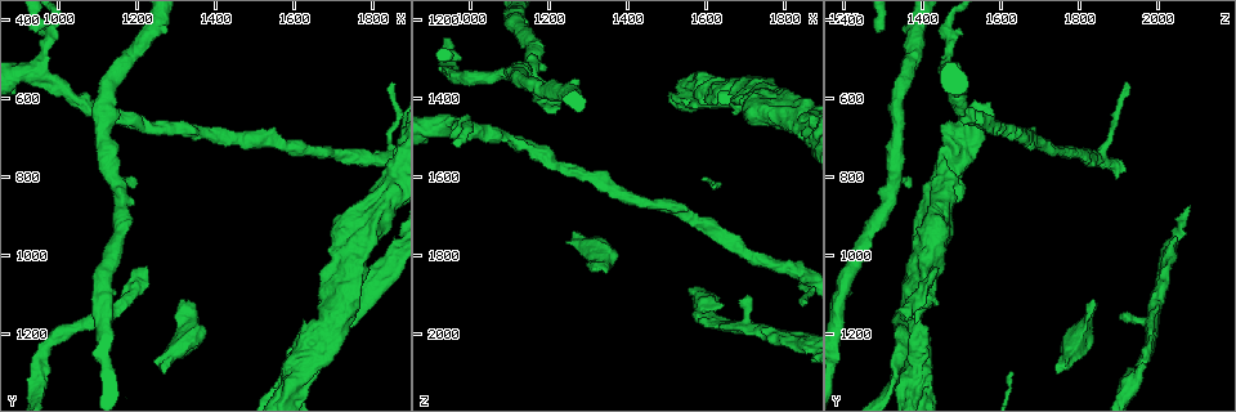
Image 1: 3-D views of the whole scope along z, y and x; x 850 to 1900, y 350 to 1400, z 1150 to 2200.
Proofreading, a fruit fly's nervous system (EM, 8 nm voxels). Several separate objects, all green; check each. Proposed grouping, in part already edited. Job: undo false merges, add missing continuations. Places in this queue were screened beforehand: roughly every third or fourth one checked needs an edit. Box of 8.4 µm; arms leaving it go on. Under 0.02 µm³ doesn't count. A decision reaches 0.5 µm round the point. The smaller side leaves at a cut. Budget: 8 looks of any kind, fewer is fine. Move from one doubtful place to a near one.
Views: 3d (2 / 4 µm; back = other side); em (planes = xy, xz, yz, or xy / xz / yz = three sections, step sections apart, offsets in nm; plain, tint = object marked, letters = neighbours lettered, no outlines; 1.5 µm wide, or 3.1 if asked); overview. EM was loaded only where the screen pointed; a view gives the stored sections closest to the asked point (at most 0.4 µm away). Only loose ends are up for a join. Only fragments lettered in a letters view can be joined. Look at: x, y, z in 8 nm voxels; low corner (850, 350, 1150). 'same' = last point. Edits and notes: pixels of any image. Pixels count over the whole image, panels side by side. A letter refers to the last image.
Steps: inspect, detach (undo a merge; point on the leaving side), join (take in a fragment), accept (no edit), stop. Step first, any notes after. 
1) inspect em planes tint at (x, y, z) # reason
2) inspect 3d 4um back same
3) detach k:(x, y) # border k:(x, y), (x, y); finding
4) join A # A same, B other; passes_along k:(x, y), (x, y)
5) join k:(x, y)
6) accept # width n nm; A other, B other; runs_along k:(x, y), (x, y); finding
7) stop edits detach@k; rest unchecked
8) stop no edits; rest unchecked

inspect 3d 4um at (1700, 1160, 1905) # free end

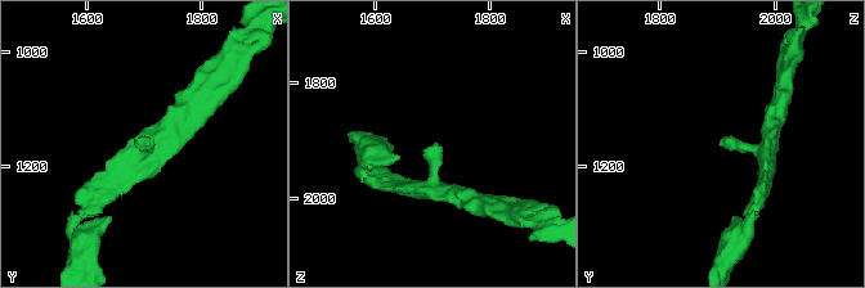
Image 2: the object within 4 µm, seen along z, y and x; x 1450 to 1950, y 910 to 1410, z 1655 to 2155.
inspect em planes plain at (1700, 1160, 1905)

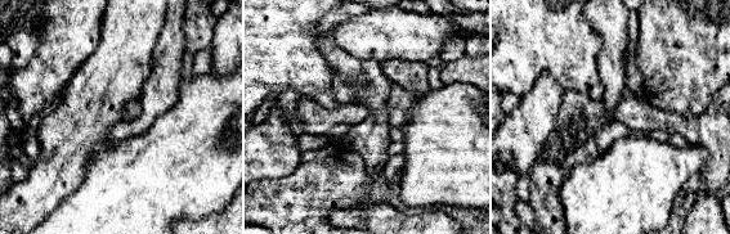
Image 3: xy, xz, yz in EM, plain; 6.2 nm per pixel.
inspect em planes letters same

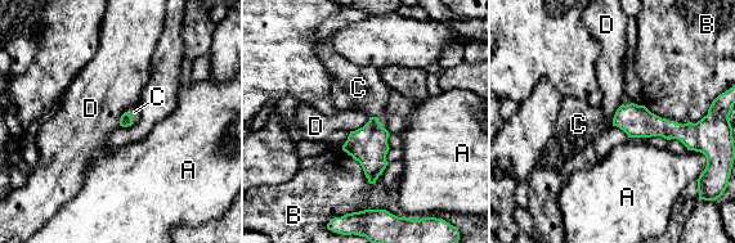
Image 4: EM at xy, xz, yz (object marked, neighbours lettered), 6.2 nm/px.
join C # A other, B other, C same, D other; passes_along 4:(368, 145), (377, 120), (358, 88); it goes on there

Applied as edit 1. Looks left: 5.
inspect em planes letters at (1670, 1125, 1445) # stops while still wide

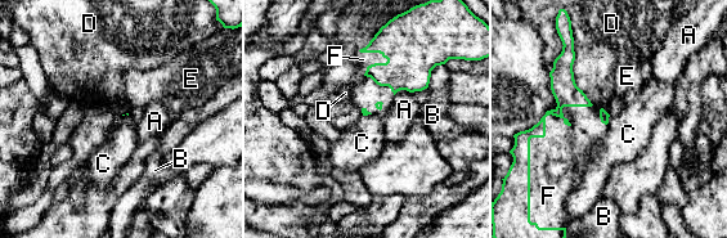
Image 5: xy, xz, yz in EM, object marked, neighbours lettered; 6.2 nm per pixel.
join F # A other, B other, C other, D other, E other, F same; the neuron continues

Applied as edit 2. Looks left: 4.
inspect 3d 4um at (1270, 1305, 1750) # branch stops here

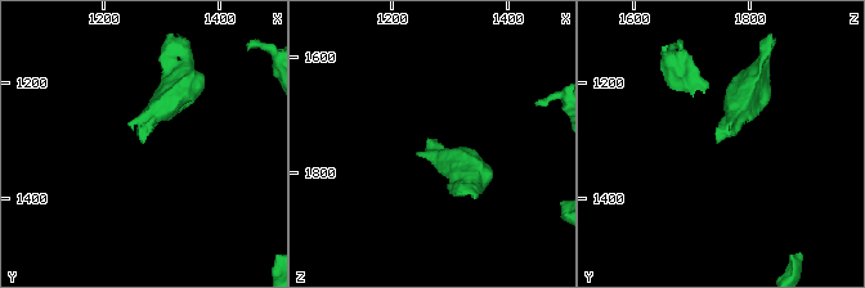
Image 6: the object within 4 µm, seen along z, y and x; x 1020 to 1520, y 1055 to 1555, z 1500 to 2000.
inspect em planes letters at (1270, 1300, 1745)

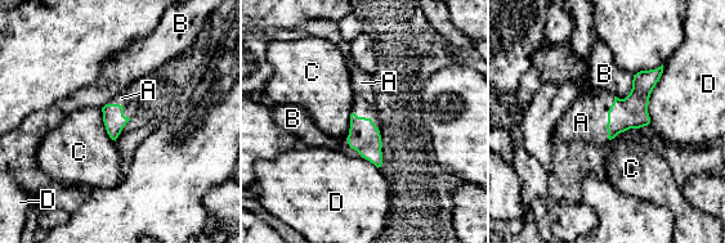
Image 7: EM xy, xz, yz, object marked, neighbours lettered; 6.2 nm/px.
join A # A same, B other, C other, D other; passes_along 7:(113, 118), (122, 107), (121, 98); the neuron continues

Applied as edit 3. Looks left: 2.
stop edits join@4, join@5, join@7; rest unchecked

